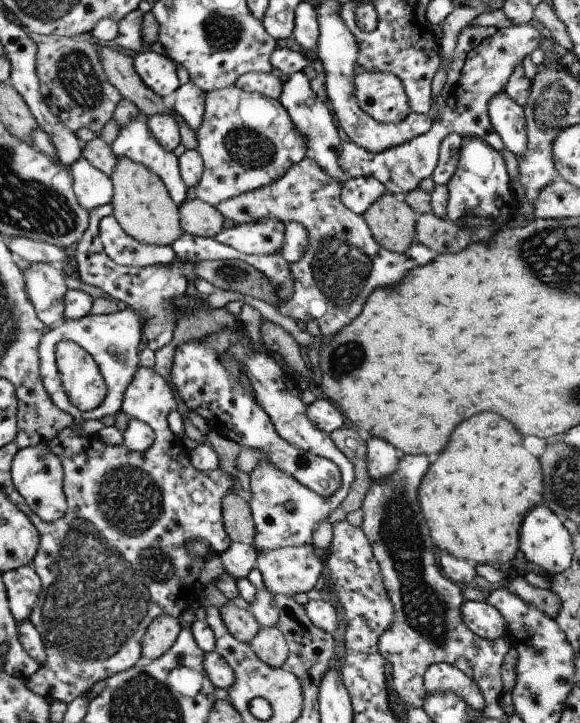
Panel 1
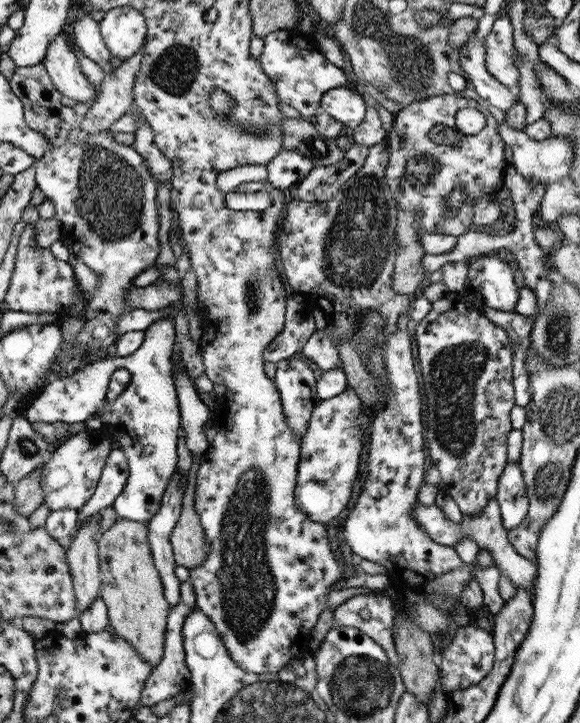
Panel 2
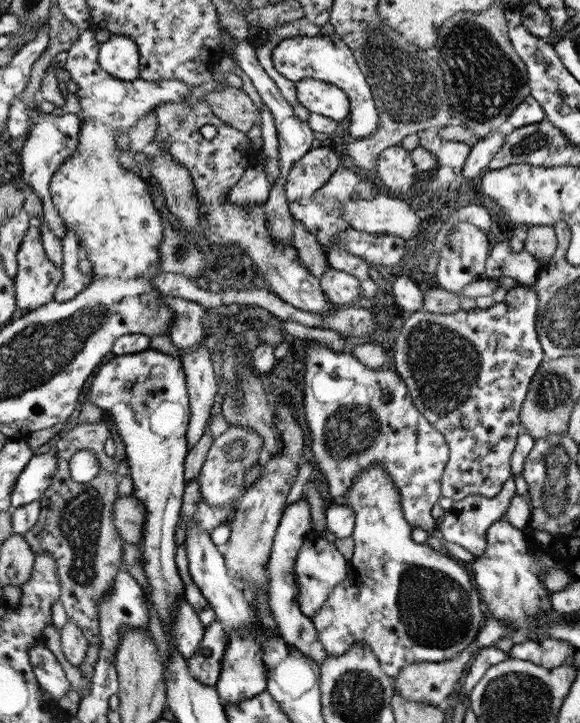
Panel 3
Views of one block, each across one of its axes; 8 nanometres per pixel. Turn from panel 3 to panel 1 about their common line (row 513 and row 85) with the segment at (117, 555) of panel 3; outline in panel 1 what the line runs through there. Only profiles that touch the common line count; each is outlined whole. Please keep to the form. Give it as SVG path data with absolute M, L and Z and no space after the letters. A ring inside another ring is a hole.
M31 33L30 40L38 46L36 52L36 74L40 92L50 112L58 117L70 131L88 128L94 134L101 134L108 120L123 96L108 80L99 56L97 45L73 37L56 34L39 35Z

